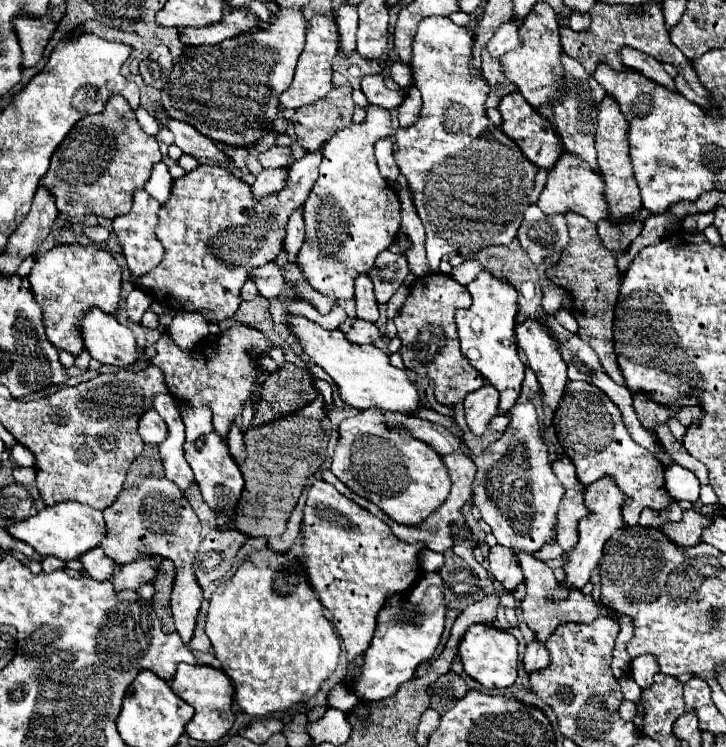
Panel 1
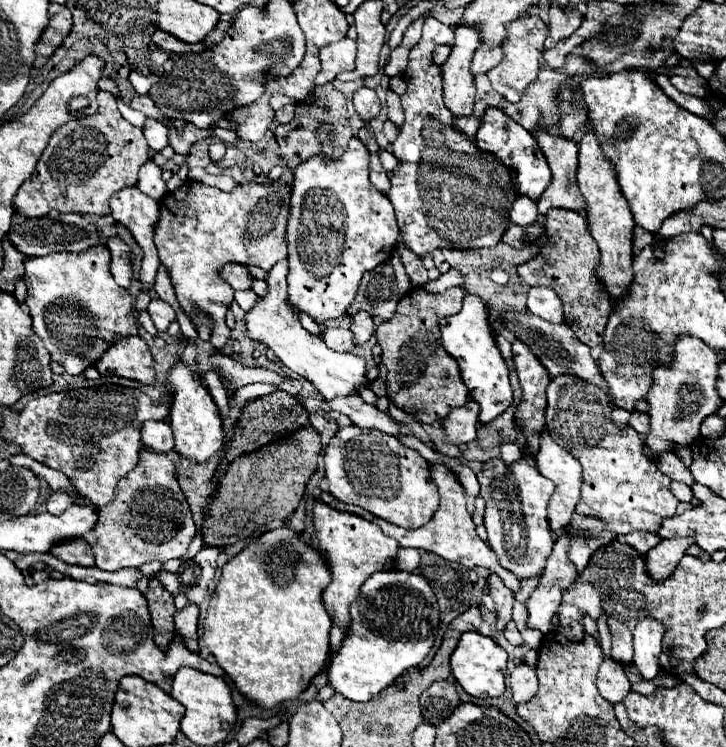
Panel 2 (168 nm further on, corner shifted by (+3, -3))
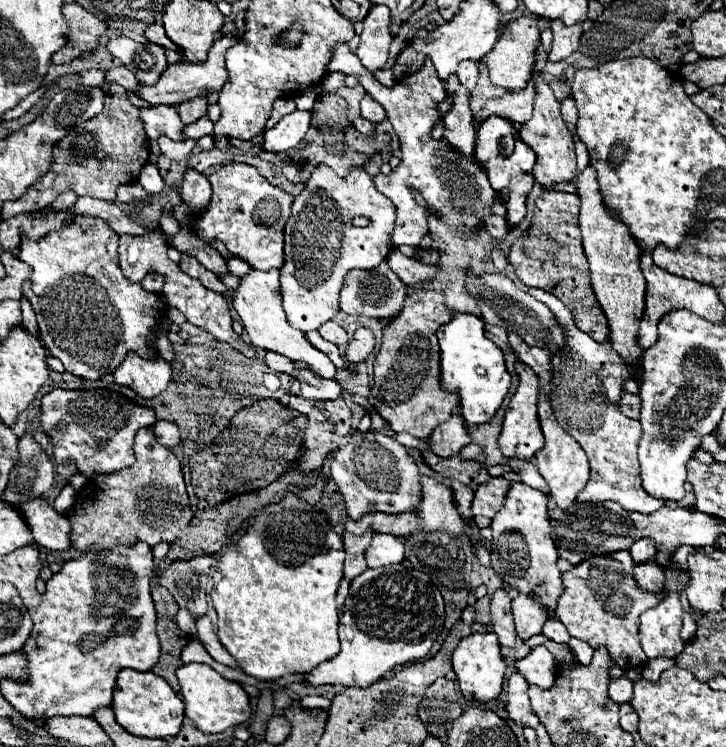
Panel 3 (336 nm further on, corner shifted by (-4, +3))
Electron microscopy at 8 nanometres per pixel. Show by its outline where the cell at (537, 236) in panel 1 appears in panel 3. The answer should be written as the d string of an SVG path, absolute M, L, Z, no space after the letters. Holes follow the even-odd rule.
M490 215L486 219L486 231L496 237L496 239L504 239L508 233L510 233L510 225L504 217L498 217L498 215Z

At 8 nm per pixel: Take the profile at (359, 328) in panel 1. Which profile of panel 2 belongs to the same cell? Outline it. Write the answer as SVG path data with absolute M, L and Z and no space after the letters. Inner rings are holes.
M327 327L323 331L323 341L327 343L329 349L333 351L353 351L353 343L351 343L351 331L349 329L341 329L341 327Z

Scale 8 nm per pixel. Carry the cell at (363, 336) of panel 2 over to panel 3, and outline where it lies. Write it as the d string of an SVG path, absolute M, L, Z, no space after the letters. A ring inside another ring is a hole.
M360 327L354 333L354 339L350 341L348 349L346 349L346 357L350 363L358 363L364 361L374 349L374 333L368 327Z

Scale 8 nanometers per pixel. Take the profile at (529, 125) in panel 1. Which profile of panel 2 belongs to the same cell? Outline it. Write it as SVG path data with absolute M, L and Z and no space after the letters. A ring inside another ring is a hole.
M489 107L485 111L481 119L481 127L475 135L475 143L481 151L491 153L499 163L511 169L511 185L517 197L529 197L537 201L539 195L547 189L547 183L551 181L551 171L547 167L547 159L543 159L543 153L535 143L535 137L527 129L519 127L519 123L509 119L501 109Z

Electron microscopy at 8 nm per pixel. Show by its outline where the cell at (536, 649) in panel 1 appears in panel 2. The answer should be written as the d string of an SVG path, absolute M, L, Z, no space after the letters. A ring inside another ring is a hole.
M523 663L515 665L515 669L509 675L509 685L511 685L511 693L513 693L513 703L525 703L529 701L535 691L537 691L537 675L533 667L523 667Z

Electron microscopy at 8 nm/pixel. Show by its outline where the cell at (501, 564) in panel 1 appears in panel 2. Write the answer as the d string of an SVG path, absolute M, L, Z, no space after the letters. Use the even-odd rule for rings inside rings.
M489 575L489 595L495 601L495 617L497 617L497 631L503 633L505 625L511 621L511 607L513 607L513 591L503 585L497 575Z

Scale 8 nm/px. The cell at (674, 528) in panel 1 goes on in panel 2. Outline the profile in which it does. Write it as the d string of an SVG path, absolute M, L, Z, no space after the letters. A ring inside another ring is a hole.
M663 539L645 555L645 571L653 581L663 581L673 575L677 563L685 555L691 539Z

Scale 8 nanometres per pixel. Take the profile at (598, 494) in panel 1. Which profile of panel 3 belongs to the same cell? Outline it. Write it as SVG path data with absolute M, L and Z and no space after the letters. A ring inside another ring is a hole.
M518 595L512 601L512 615L514 615L514 623L516 623L516 635L520 639L528 639L536 633L542 633L542 627L548 621L548 617L546 617L548 611L550 609L542 609L542 605L538 605L538 601L534 601L534 597Z

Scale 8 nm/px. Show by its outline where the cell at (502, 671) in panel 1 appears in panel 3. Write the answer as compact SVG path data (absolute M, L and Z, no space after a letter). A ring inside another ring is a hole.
M472 633L466 639L462 639L452 655L452 663L454 673L458 677L458 685L468 699L490 701L502 693L506 661L500 653L500 643L498 637L494 637L494 633Z

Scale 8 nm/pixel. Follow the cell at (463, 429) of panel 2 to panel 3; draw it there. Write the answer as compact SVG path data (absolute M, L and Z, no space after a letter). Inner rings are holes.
M454 413L442 425L438 425L430 435L432 453L436 453L438 457L458 455L460 449L464 445L468 445L470 441L472 441L472 437L468 433L468 425L462 421L462 415L458 415L458 413Z

